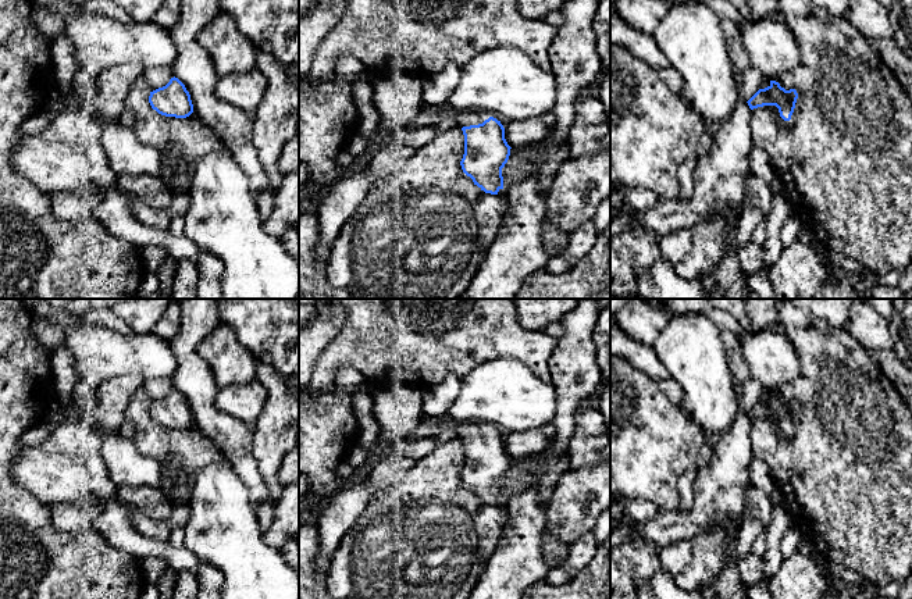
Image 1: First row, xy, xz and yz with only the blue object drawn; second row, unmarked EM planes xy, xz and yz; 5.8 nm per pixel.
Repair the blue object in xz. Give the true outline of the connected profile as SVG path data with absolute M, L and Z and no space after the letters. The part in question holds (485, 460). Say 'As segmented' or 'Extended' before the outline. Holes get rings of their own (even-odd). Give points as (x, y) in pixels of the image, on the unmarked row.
Extended. M460 422L453 427L464 446L463 484L485 504L498 506L503 500L502 479L512 460L503 436L487 424Z

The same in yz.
Extended. M770 392L765 400L759 400L748 413L740 410L726 434L713 441L715 453L709 463L698 467L694 484L694 506L690 511L659 510L652 520L645 521L645 539L662 550L665 546L683 538L694 538L706 531L710 525L722 527L722 517L730 514L740 524L747 516L747 486L749 484L748 466L755 460L751 448L752 421L763 417L776 417L780 428L790 432L795 420L798 404L795 400L785 402L779 393Z

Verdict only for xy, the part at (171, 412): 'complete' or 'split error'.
complete

